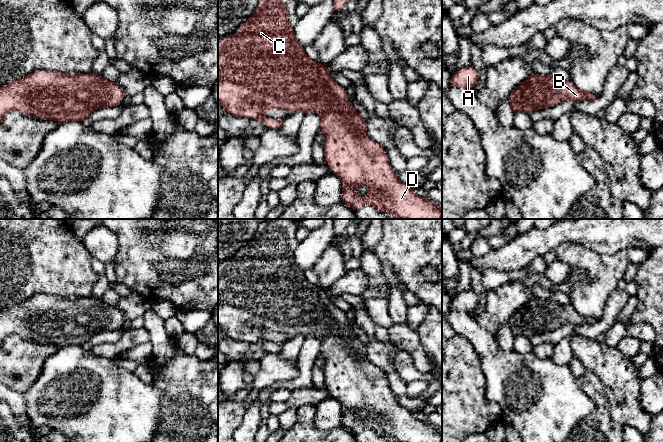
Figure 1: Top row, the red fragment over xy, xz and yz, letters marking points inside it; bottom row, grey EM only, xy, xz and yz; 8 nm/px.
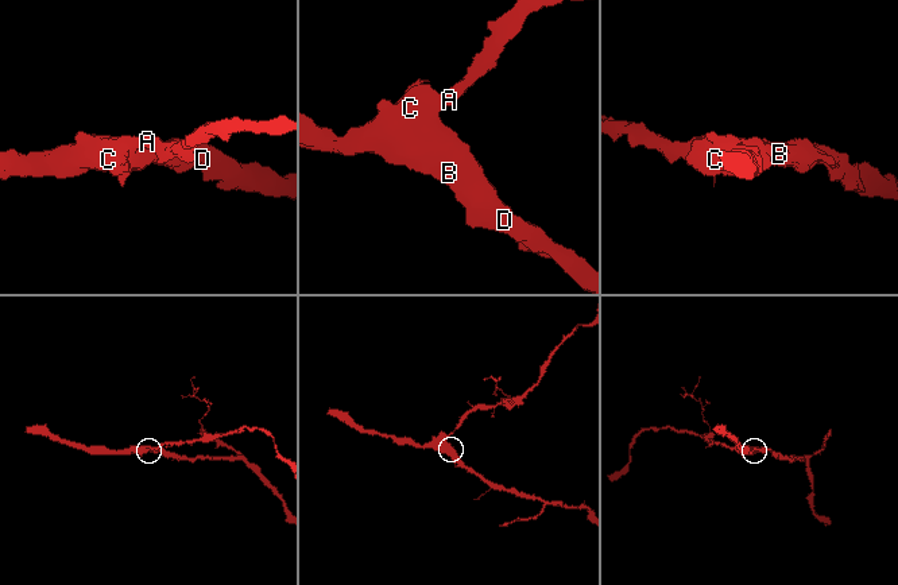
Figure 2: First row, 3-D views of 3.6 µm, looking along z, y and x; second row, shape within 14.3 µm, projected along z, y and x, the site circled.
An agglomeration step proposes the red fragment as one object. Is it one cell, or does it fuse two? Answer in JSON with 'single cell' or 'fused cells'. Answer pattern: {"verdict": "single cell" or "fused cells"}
{"verdict": "single cell"}

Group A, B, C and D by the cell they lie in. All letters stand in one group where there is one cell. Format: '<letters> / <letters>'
A B C D

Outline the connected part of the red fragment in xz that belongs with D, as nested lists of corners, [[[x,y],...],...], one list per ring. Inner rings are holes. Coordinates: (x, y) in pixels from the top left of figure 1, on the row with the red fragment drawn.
[[[260,0],[252,16],[249,17],[237,29],[239,31],[243,31],[244,33],[237,35],[233,32],[218,41],[218,103],[225,108],[227,114],[233,115],[235,117],[255,119],[259,122],[266,123],[268,128],[277,130],[282,127],[284,120],[268,119],[263,114],[265,110],[283,109],[287,110],[289,115],[295,112],[304,112],[305,114],[311,111],[315,112],[320,115],[321,120],[319,130],[324,133],[323,148],[325,153],[325,163],[329,166],[331,172],[336,175],[342,182],[343,193],[341,200],[345,204],[347,204],[354,211],[366,205],[373,205],[380,212],[392,214],[394,219],[442,219],[442,207],[436,203],[433,203],[428,198],[418,196],[408,185],[398,180],[396,173],[389,163],[386,150],[368,136],[367,122],[352,107],[348,98],[347,89],[336,83],[335,80],[331,78],[331,72],[327,70],[325,65],[323,65],[321,62],[310,59],[306,55],[304,47],[296,40],[294,31],[290,27],[290,10],[284,3],[281,3],[280,0]],[[362,185],[366,185],[368,187],[369,193],[366,197],[360,198],[357,195],[355,188]]]

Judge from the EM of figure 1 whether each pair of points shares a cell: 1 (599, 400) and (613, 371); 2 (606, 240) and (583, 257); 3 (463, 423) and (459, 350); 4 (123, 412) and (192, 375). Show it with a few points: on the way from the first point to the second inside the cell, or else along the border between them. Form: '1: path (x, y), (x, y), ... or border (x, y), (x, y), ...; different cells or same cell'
1: border (590, 370), (597, 376), (605, 390), (610, 412); different cells
2: border (569, 243), (579, 243), (602, 254), (615, 253); different cells
3: path (459, 405), (459, 368); same cell
4: border (152, 383), (162, 395), (161, 415); different cells

